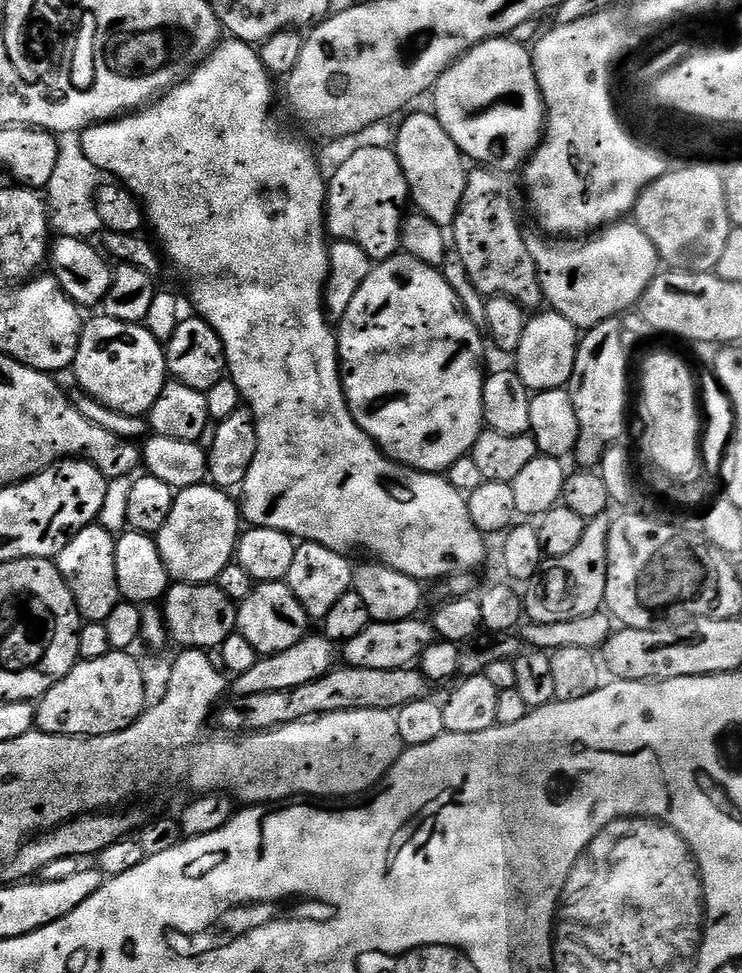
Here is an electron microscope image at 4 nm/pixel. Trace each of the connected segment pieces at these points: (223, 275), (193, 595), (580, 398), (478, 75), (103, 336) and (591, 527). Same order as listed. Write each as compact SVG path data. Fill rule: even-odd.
M224 38L186 78L171 85L159 98L153 99L147 106L131 114L109 118L85 128L79 133L78 139L86 158L90 158L94 166L98 166L103 173L110 172L114 175L111 177L140 199L150 228L152 224L153 230L156 231L155 239L158 244L160 239L165 254L192 279L192 304L197 308L193 309L200 319L214 326L214 330L222 338L227 375L238 386L243 403L256 420L258 434L258 450L242 485L243 519L249 525L258 528L277 528L288 532L293 538L321 544L333 548L336 552L348 554L351 553L351 548L361 548L372 555L369 557L379 558L394 570L410 574L421 582L436 580L439 576L458 571L459 568L476 568L484 560L486 536L478 530L478 526L474 526L474 518L470 518L465 493L458 491L449 482L447 475L409 468L408 465L389 456L375 440L371 440L360 429L352 416L352 411L348 409L344 397L344 381L340 374L338 336L326 311L326 289L330 275L330 237L326 227L326 176L320 173L320 168L316 165L316 156L308 149L307 142L292 140L291 134L272 117L272 80L274 81L273 73L253 45L245 40Z
M173 583L162 601L167 635L171 639L173 636L181 644L179 647L184 650L207 650L226 642L226 638L230 638L230 634L237 631L237 611L237 601L228 597L215 583Z
M613 318L611 320L603 320L598 322L598 326L587 329L581 335L580 345L576 351L576 361L574 362L574 374L572 375L572 382L570 385L570 391L572 393L572 401L574 402L574 412L578 414L578 430L580 431L580 437L576 443L576 451L574 453L575 459L580 459L579 462L584 466L596 466L599 465L600 459L604 456L604 452L607 448L617 443L621 439L620 435L624 432L624 419L628 416L628 354L630 354L630 348L623 342L622 326L619 319Z
M495 36L492 40L483 40L480 44L475 44L469 52L462 53L461 56L440 75L434 89L434 95L436 95L434 114L438 118L438 122L446 130L446 134L450 134L450 138L454 138L454 146L458 146L458 150L464 153L469 161L476 160L472 162L480 166L491 166L497 170L509 170L508 168L516 167L516 169L519 169L521 165L527 161L528 157L536 151L537 146L540 145L540 137L543 136L546 131L544 99L538 90L538 82L536 81L534 66L532 65L532 53L525 45L509 39L508 36Z
M109 314L96 316L92 321L83 325L80 333L80 345L74 365L76 380L79 387L100 400L106 406L110 406L119 412L125 412L131 416L144 416L154 406L158 394L162 394L168 375L168 357L166 348L161 341L150 334L150 330L143 323L116 320Z
M605 514L587 521L584 533L570 554L545 559L535 580L527 585L524 611L529 621L545 624L562 622L601 611L605 607L606 578L608 577L608 535L613 517Z

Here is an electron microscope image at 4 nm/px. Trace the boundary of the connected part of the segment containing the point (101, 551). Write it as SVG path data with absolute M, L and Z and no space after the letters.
M100 522L88 524L75 532L70 542L66 542L66 546L54 560L66 586L70 586L70 594L74 598L76 609L88 622L102 622L110 618L110 610L114 610L114 606L122 600L118 590L118 578L114 574L116 536L108 533L102 524Z

